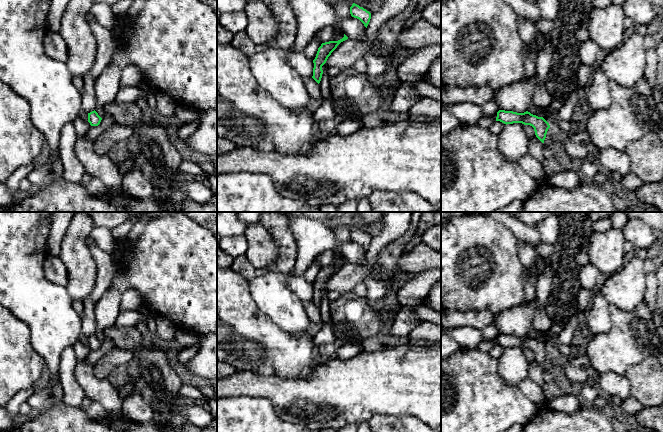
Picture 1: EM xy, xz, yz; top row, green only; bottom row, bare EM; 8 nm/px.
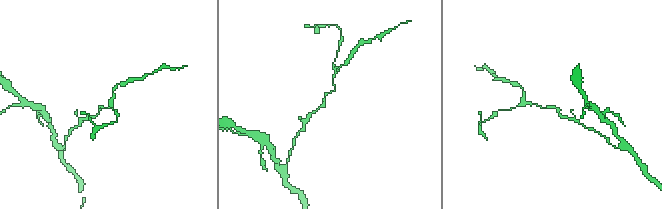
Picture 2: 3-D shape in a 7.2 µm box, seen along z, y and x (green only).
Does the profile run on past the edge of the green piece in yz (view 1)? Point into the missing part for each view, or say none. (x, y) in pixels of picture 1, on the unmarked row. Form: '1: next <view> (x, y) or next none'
1: next none

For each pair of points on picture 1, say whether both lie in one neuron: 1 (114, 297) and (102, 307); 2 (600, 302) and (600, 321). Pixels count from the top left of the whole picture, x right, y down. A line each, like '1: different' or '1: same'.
1: same
2: same

